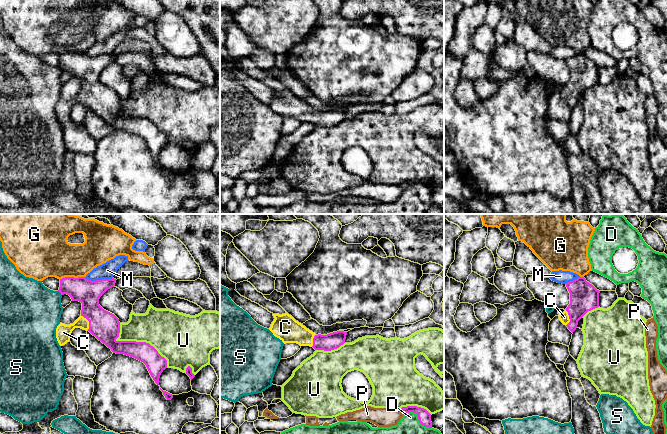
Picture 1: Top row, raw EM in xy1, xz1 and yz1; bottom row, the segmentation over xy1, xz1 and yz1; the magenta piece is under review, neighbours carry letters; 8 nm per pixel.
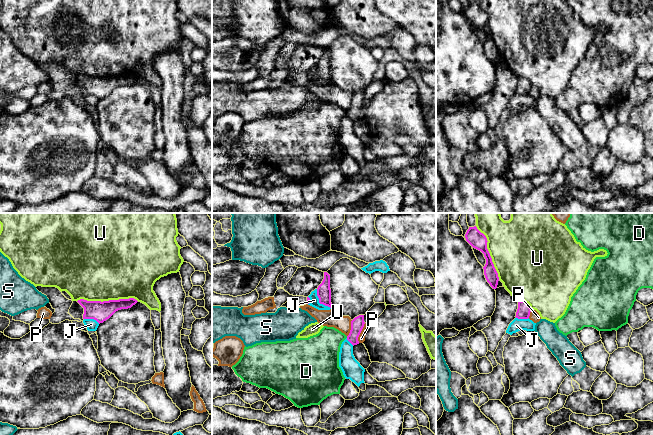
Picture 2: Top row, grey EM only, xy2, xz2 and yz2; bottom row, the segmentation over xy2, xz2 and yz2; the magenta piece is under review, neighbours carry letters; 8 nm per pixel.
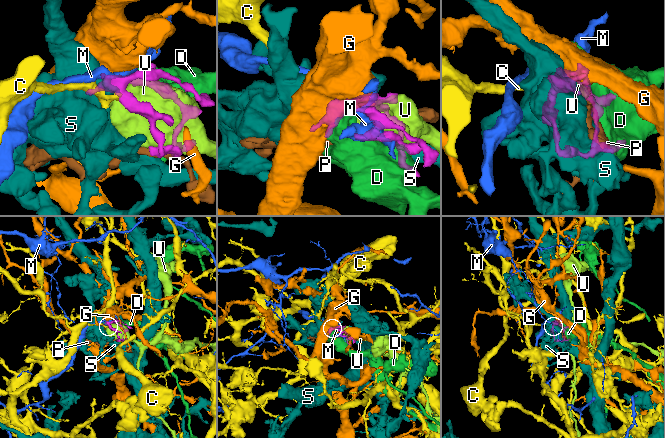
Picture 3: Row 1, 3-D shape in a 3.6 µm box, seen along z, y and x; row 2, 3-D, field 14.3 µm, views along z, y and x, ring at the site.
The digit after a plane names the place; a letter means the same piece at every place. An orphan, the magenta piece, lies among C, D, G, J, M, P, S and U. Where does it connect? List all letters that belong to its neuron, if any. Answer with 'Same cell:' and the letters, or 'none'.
Same cell: C

